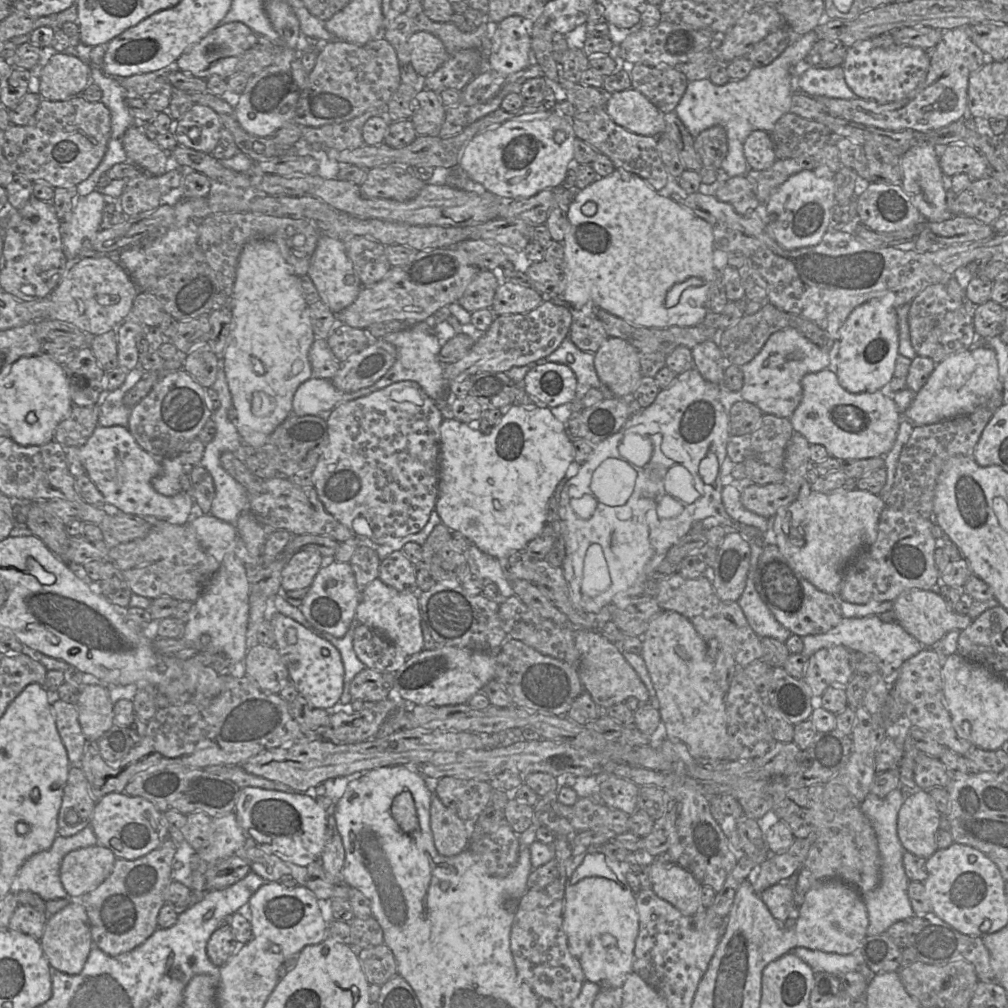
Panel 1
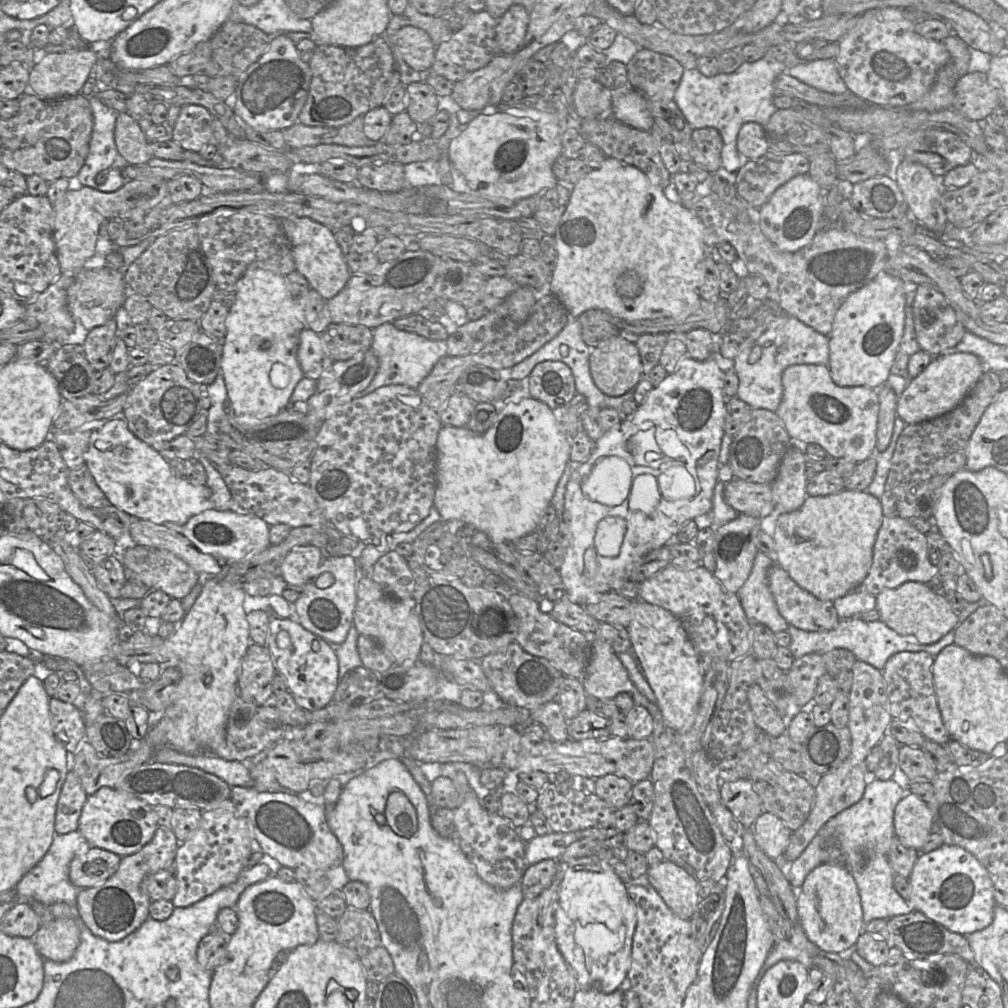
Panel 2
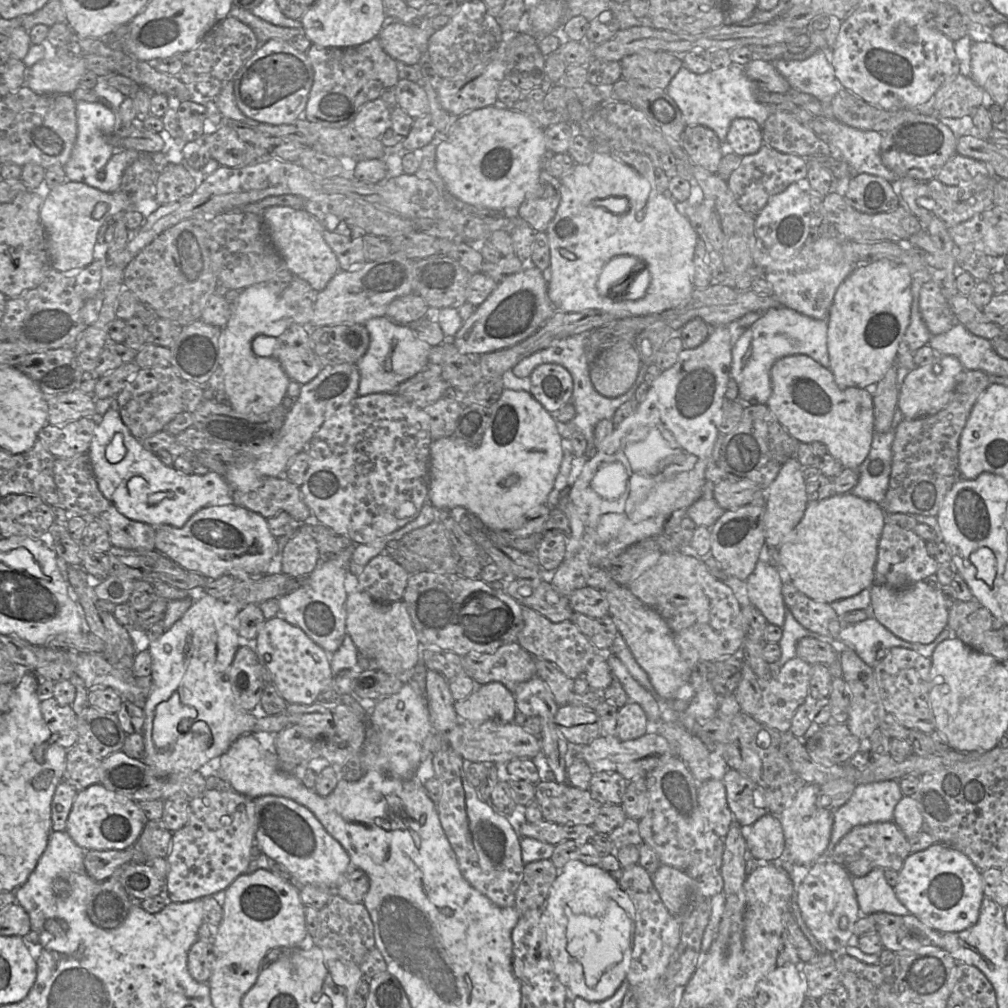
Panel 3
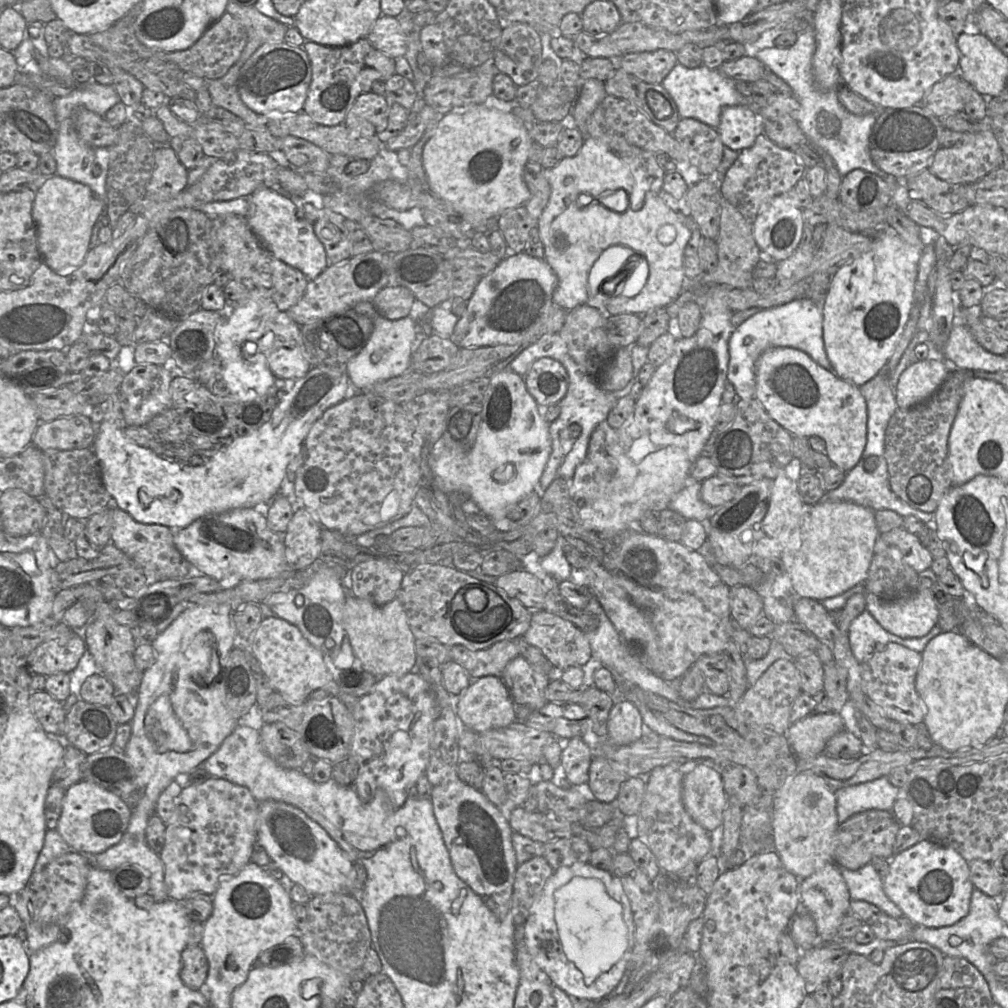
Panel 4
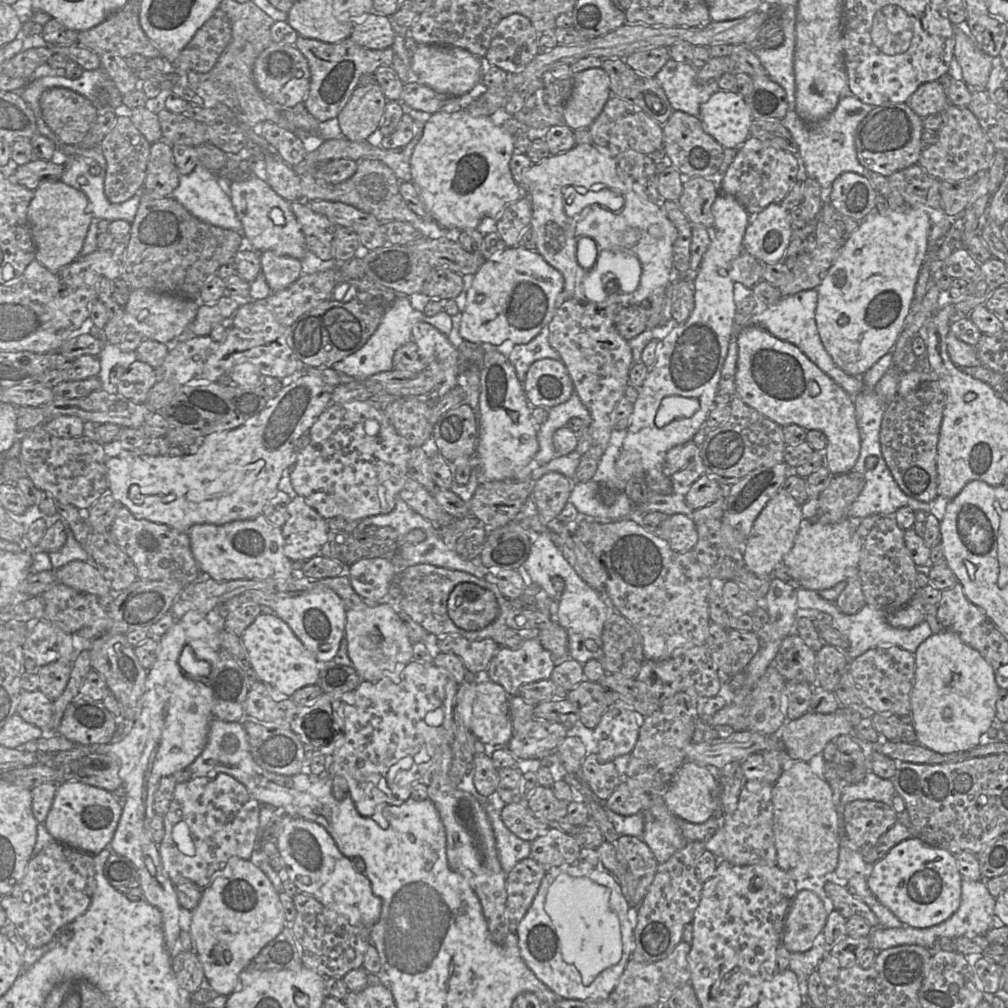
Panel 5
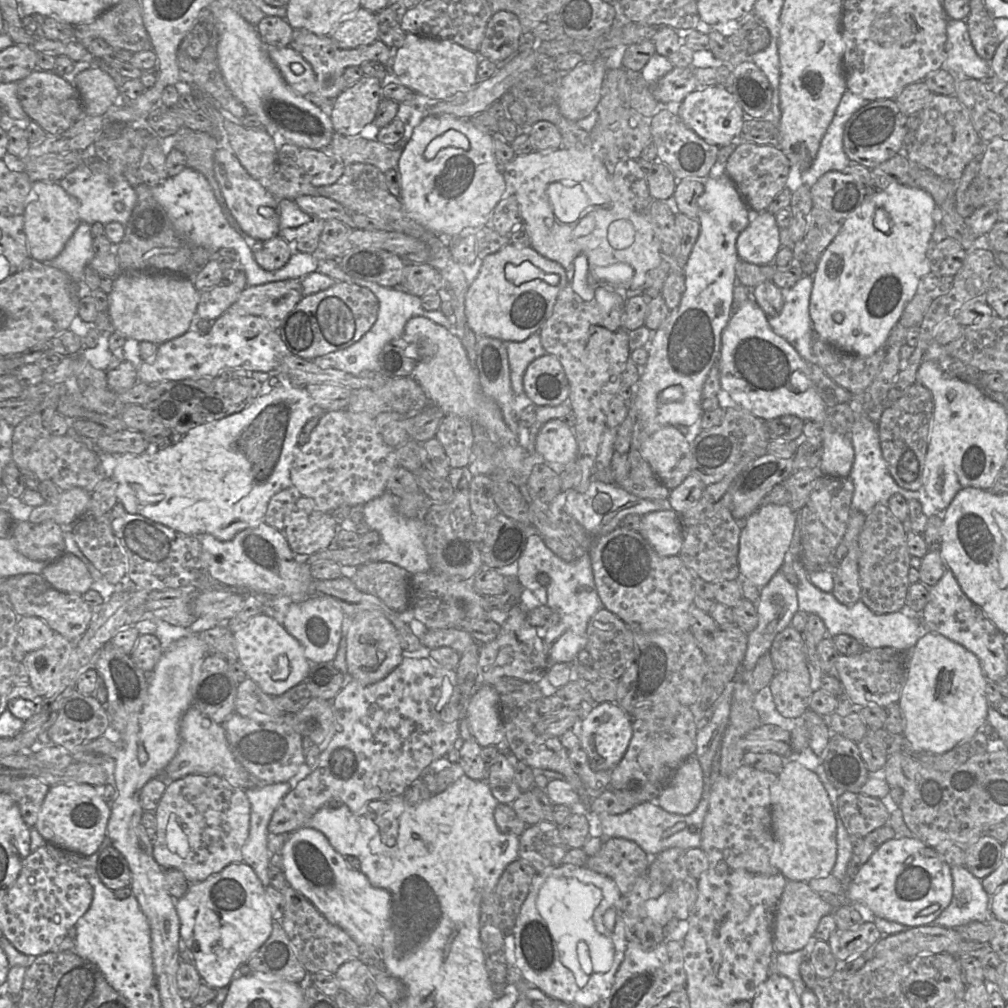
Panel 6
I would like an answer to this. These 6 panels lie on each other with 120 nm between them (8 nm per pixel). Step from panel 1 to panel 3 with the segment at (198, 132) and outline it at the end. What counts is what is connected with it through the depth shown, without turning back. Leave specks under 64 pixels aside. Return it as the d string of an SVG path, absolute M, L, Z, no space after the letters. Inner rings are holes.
M169 99L169 106L175 109L181 130L181 142L201 139L206 133L206 115L203 104L191 100Z

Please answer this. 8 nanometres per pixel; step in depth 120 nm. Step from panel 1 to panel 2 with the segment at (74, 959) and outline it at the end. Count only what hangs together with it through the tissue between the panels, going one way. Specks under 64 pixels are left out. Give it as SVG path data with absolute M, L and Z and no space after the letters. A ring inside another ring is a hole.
M72 918L54 919L41 925L32 941L44 960L66 962L74 955L80 944L80 928Z

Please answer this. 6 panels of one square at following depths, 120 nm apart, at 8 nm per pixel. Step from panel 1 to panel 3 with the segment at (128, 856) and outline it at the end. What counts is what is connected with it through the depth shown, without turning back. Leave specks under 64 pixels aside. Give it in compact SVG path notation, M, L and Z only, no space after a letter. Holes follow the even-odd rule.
M93 784L77 792L65 831L86 851L125 850L137 843L145 824L146 816L135 801Z

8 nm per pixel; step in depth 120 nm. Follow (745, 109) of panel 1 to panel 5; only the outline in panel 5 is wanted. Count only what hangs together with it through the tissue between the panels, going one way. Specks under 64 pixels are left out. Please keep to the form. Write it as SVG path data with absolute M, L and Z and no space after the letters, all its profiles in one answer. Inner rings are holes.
M670 58L654 78L664 90L673 110L698 117L701 105L707 102L719 88L716 82L710 82L708 84L698 83L696 74L697 69L692 65L681 63Z

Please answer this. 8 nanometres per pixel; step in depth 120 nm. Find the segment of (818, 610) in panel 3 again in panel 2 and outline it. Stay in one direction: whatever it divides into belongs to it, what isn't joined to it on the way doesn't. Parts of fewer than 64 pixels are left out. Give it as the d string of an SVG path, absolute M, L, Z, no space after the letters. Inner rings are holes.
M777 563L767 571L767 583L786 622L804 631L830 631L840 618L833 601L821 600L802 589Z

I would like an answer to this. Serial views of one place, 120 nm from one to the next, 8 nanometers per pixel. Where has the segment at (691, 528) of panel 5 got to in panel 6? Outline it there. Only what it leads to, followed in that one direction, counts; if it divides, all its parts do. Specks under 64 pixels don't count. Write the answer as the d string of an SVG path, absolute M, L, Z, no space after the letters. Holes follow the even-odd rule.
M660 510L641 516L638 532L660 556L678 555L683 535L678 513Z

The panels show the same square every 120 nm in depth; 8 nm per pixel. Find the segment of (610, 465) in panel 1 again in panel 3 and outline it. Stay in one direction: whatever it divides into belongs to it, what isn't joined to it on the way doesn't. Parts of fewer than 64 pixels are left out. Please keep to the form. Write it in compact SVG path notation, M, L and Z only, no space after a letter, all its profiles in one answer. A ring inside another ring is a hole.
M620 462L601 466L592 479L593 490L605 499L616 499L626 489L627 473Z

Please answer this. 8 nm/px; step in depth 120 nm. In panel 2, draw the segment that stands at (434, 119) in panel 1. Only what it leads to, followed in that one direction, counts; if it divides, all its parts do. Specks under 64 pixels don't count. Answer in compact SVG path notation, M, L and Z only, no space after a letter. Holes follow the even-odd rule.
M412 82L406 85L406 112L417 124L432 118L438 112L438 96L425 82Z

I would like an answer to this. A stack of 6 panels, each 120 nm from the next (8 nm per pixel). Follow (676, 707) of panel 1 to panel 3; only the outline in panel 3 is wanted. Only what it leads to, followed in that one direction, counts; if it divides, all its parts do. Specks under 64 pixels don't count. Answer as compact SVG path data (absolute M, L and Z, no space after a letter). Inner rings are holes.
M616 581L607 584L603 593L609 603L609 616L638 664L647 672L659 697L663 700L690 701L695 692L689 684L692 667L682 659L664 618L637 598L627 586Z

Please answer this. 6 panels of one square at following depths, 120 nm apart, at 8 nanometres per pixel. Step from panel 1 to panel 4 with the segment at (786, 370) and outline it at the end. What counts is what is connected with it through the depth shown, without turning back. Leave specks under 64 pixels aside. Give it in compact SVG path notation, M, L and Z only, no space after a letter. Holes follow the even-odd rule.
M801 297L769 309L761 309L737 327L729 340L727 382L731 383L740 399L755 398L755 368L760 355L772 347L792 347L809 355L826 370L833 371L823 341L822 304Z

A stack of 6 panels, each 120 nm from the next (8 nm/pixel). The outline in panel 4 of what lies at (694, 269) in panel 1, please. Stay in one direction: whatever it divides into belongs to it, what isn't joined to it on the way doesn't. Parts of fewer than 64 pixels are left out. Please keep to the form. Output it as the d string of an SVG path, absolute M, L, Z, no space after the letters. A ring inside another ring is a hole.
M587 137L573 157L564 157L553 168L543 169L543 174L551 187L549 201L537 220L537 228L544 245L544 259L557 276L557 286L554 291L554 304L566 311L588 302L588 274L602 252L610 246L622 245L632 249L638 257L643 257L649 268L647 282L641 292L632 298L618 298L608 302L604 308L607 315L637 314L643 316L647 312L660 307L667 307L675 301L683 289L687 278L683 268L684 249L691 238L691 231L686 226L686 218L681 212L669 208L659 196L659 193L645 191L637 185L626 163L602 141ZM623 189L629 196L629 208L623 213L614 212L601 203L599 198L605 197L616 190ZM669 224L675 227L675 240L669 245L662 245L657 239L658 229Z

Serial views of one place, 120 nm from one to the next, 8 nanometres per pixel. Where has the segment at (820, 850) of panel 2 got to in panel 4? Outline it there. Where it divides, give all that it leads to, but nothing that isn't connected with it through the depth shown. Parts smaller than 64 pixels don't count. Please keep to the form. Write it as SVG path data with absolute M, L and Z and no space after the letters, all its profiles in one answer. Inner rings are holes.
M887 777L849 786L835 791L838 823L841 824L852 815L866 810L892 812L900 789L893 786ZM871 863L858 870L841 869L851 900L869 902L887 915L900 918L904 916L902 910L885 894L883 879L878 875Z

